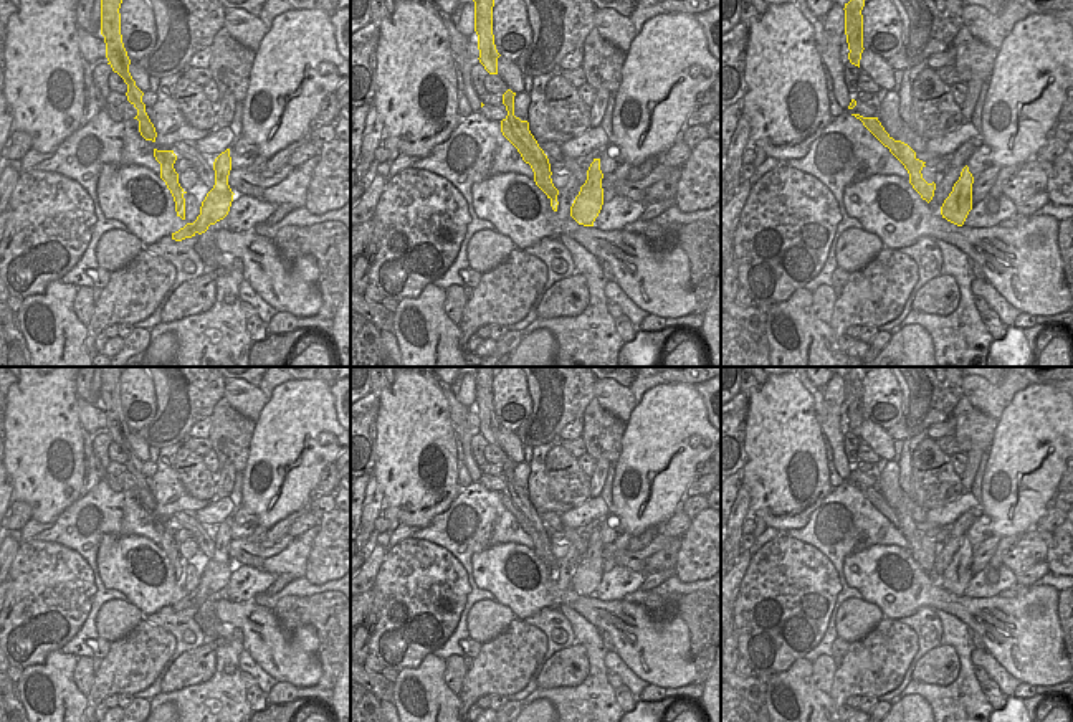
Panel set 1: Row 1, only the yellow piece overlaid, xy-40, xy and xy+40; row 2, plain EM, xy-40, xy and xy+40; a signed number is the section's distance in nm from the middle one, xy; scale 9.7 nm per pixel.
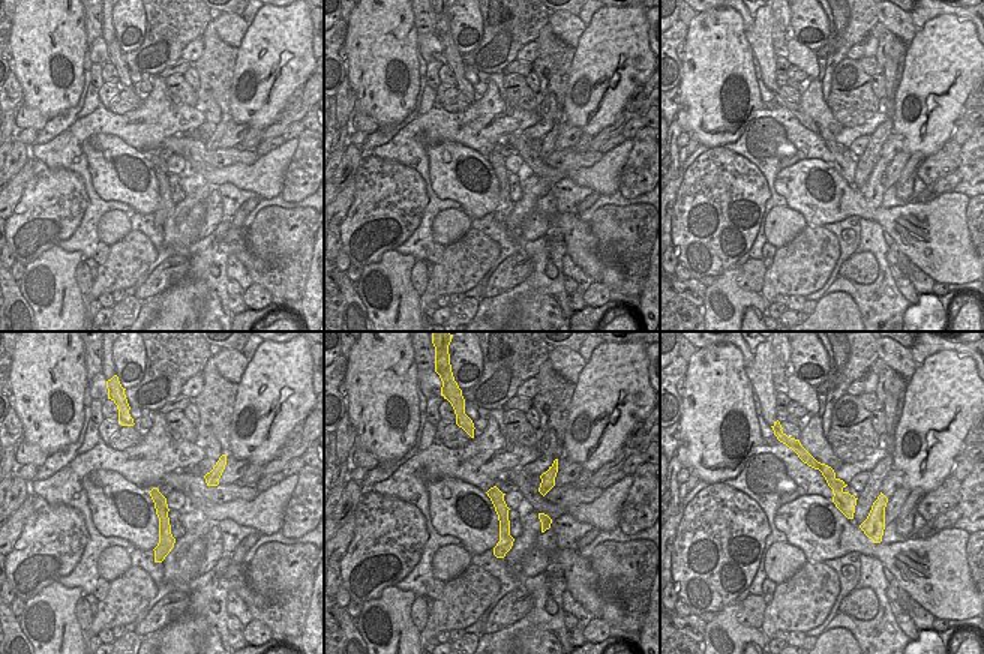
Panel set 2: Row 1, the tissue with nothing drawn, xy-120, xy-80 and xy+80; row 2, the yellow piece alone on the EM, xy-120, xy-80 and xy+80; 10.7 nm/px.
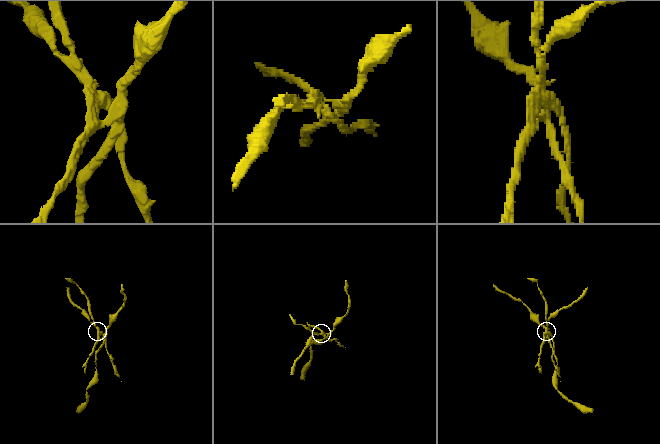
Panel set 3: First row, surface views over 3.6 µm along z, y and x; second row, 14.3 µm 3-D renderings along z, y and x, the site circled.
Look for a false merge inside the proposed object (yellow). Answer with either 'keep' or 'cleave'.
cleave

